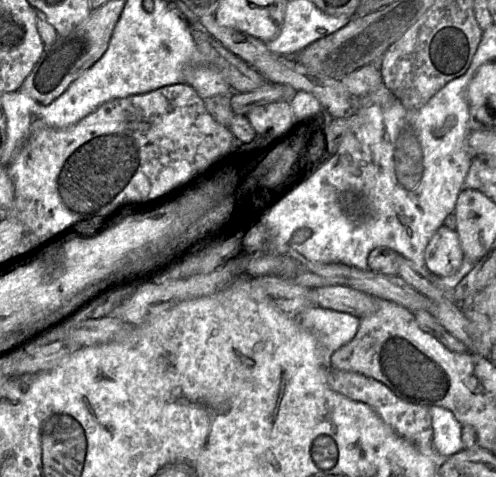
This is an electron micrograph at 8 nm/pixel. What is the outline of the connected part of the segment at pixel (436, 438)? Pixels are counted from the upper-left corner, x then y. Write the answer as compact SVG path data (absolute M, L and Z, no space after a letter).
M430 407L432 447L440 458L447 458L463 450L462 425L454 414L441 407Z

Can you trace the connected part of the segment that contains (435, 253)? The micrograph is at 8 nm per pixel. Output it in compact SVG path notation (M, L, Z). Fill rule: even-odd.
M442 225L432 236L425 249L425 264L437 277L448 277L461 267L464 252L457 230Z

